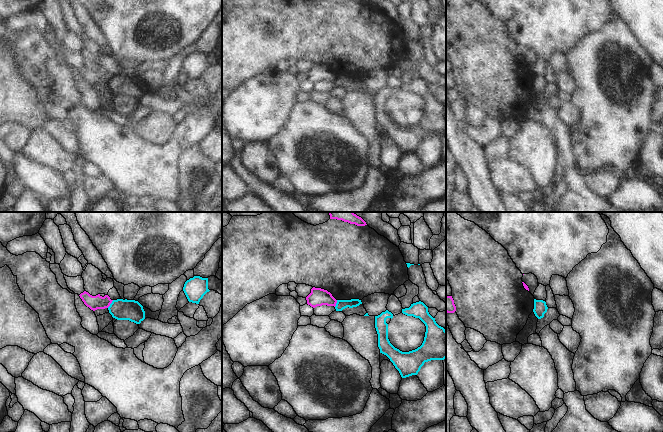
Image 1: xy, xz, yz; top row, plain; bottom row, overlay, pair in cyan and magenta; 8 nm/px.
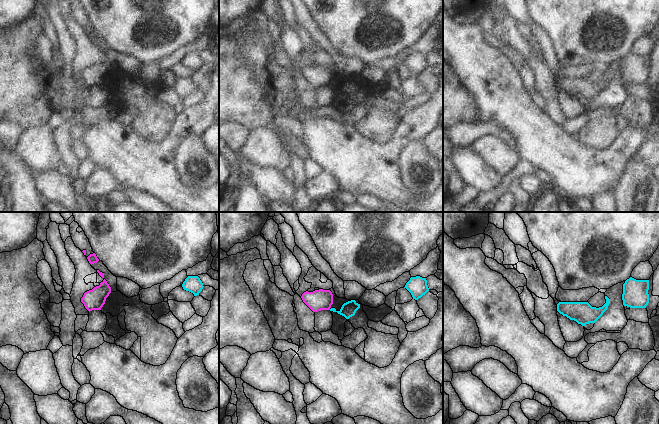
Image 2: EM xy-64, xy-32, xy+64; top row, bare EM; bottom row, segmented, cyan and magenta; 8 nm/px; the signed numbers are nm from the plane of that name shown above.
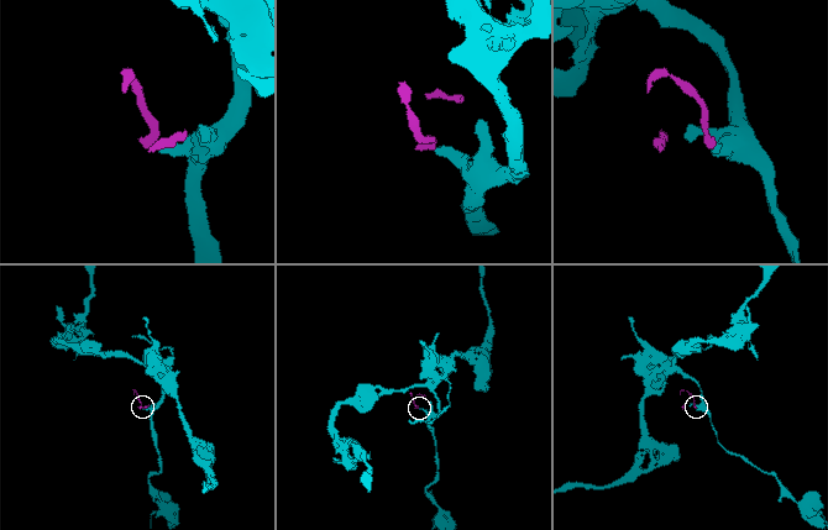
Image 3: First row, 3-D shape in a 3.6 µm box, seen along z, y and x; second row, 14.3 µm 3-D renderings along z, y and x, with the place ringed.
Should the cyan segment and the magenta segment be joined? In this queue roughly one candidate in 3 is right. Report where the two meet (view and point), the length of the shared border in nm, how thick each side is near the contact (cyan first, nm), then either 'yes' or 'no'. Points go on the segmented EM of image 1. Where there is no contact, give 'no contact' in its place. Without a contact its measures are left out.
meets cyan in xy at (110, 304); contact 80 nm long; 170 nm thick on the cyan side, 110 nm on the other; no

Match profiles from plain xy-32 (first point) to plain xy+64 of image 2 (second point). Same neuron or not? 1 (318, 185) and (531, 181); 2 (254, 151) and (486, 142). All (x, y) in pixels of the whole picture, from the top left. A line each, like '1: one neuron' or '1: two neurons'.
1: one neuron
2: one neuron

